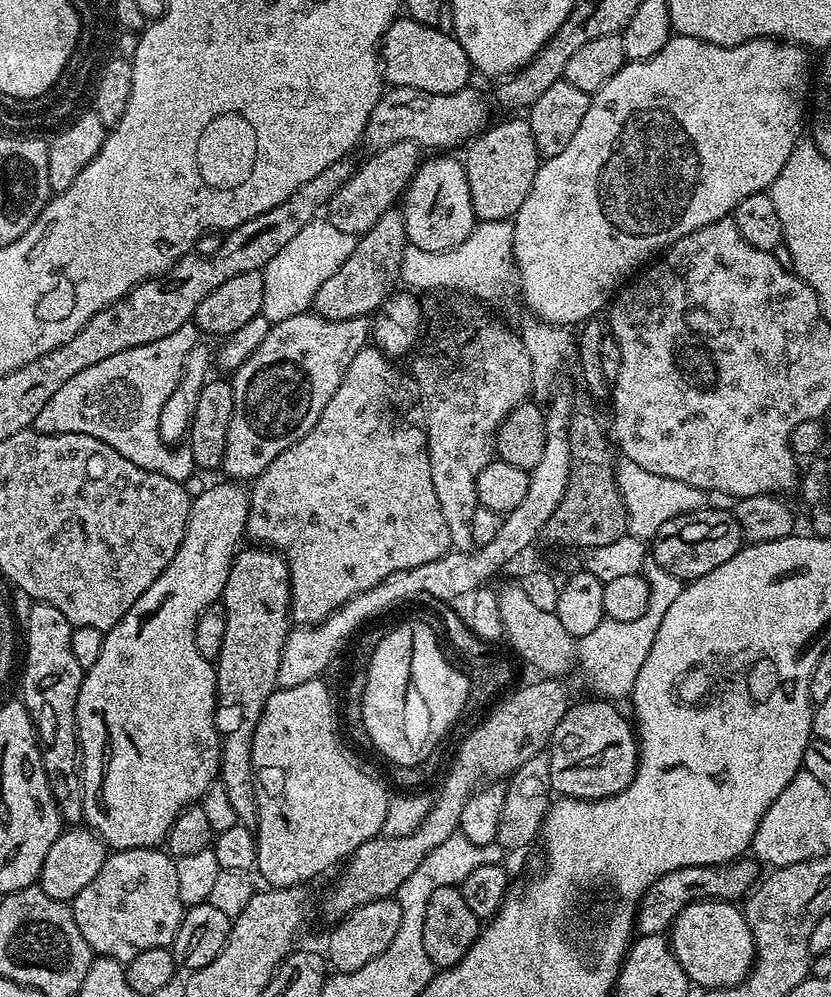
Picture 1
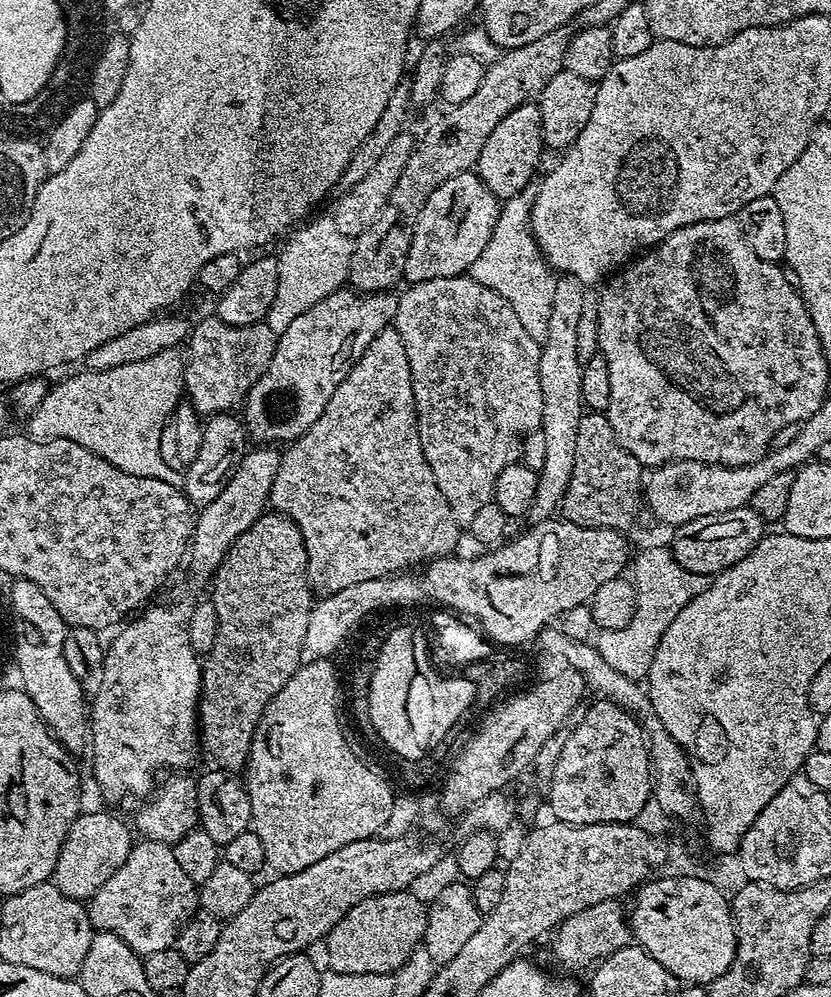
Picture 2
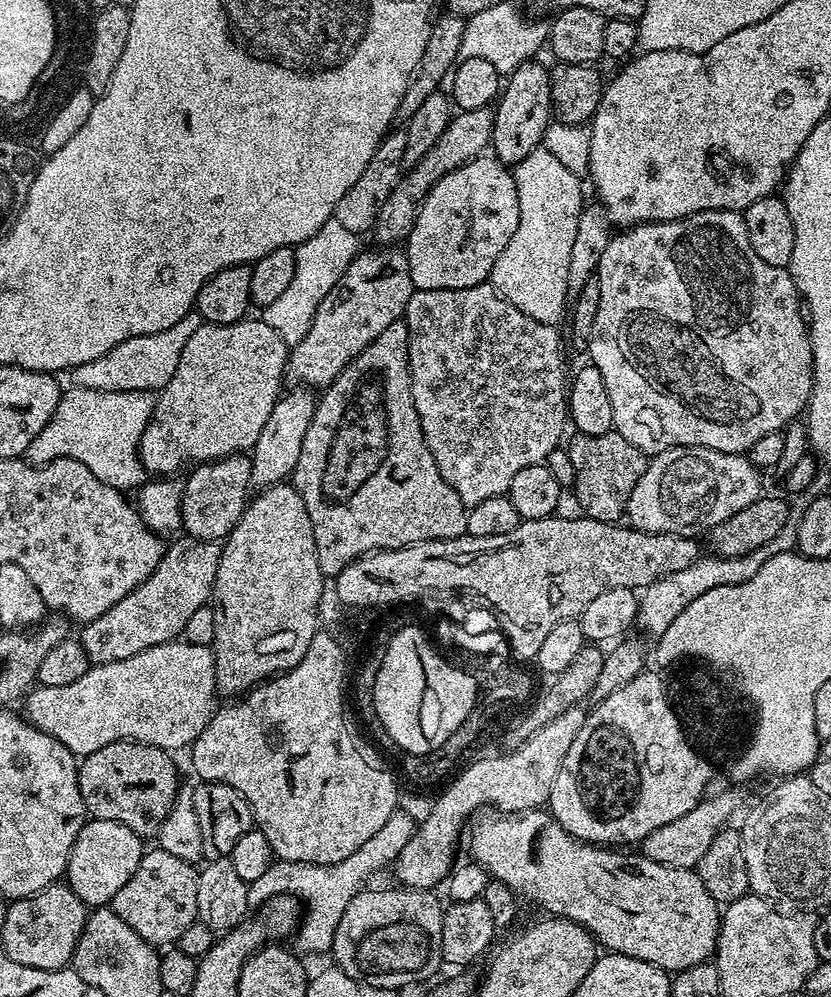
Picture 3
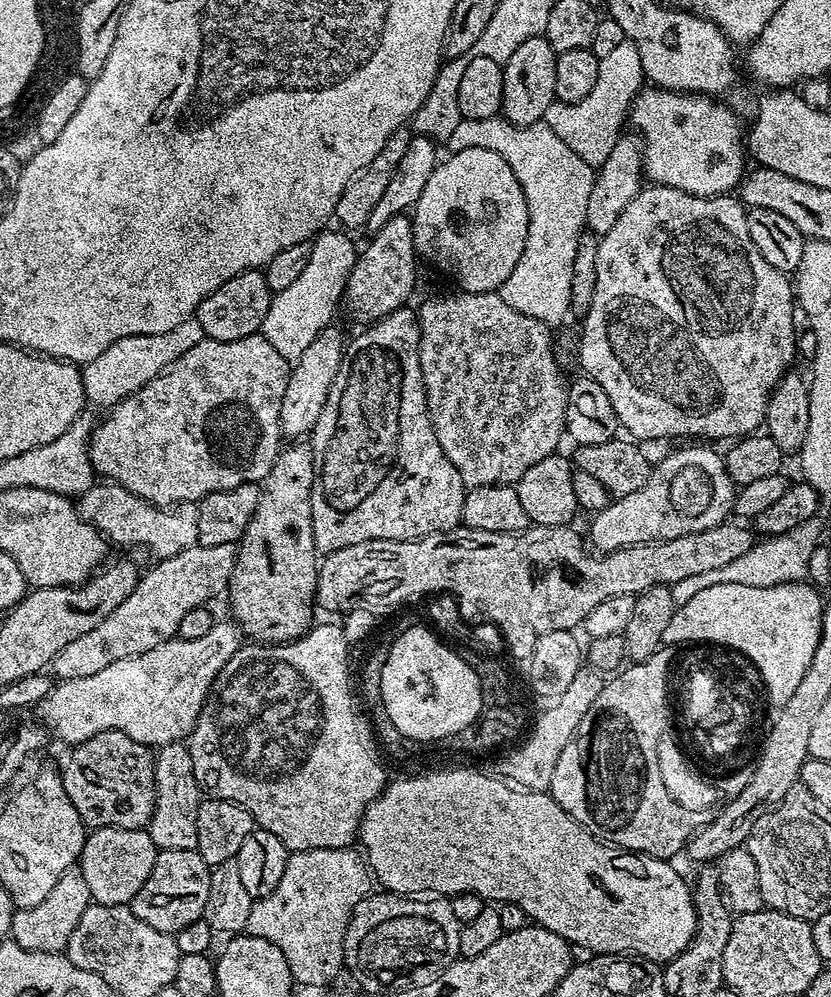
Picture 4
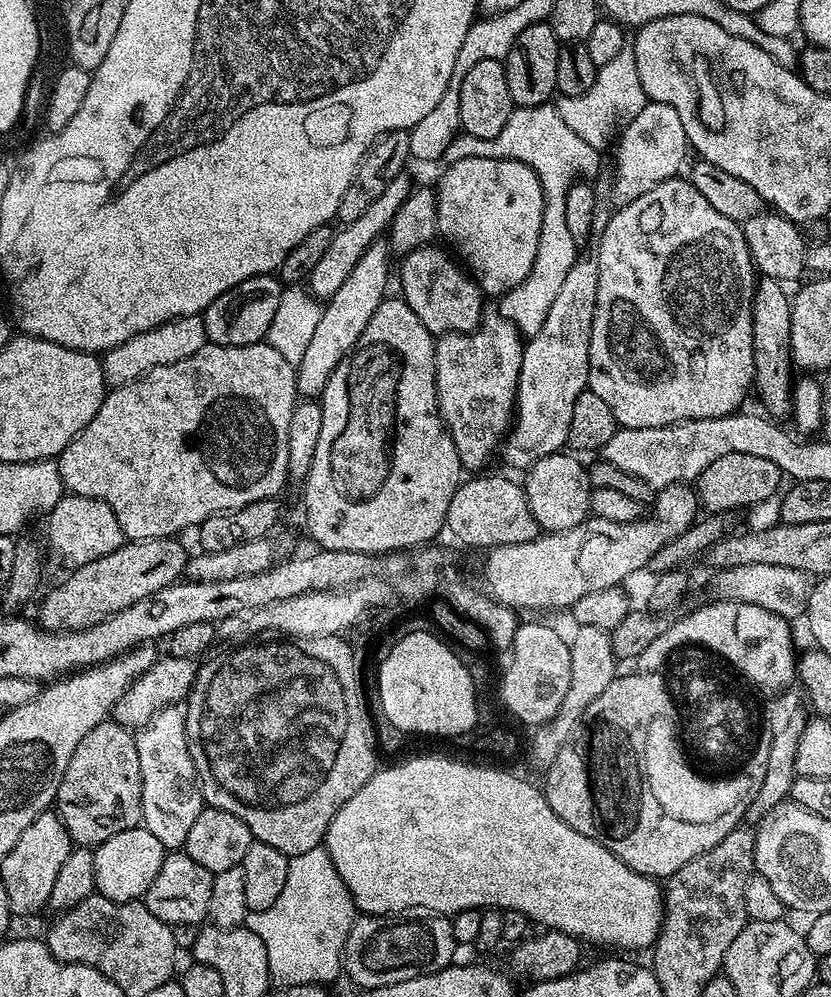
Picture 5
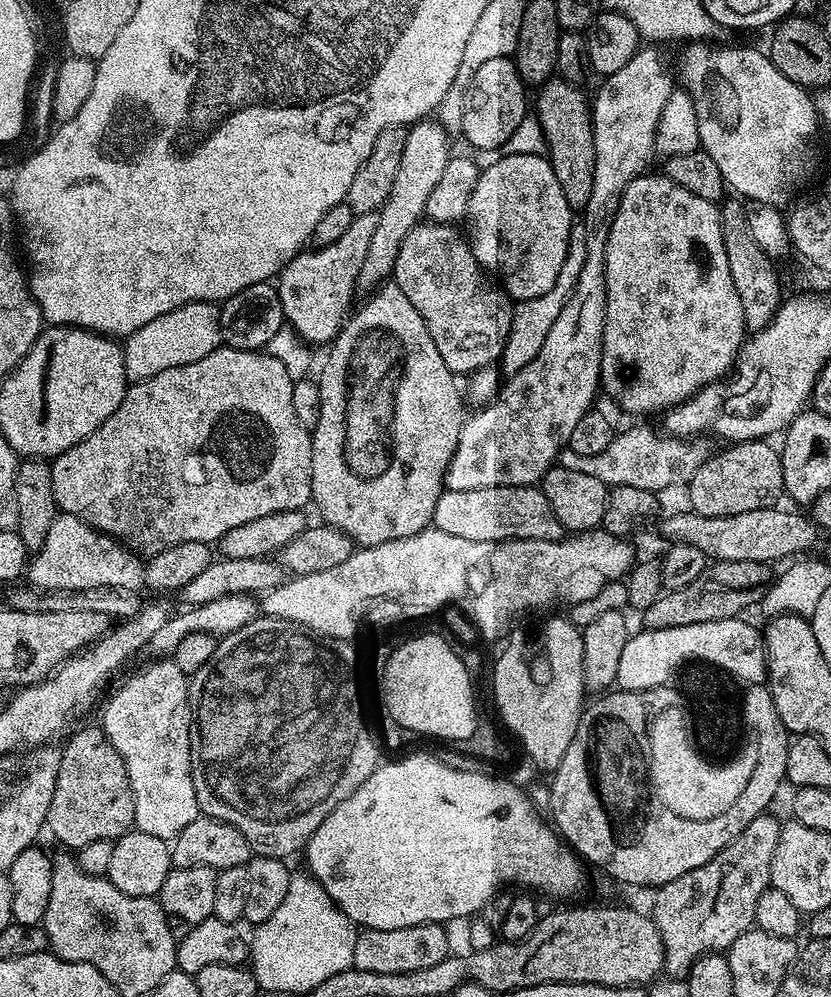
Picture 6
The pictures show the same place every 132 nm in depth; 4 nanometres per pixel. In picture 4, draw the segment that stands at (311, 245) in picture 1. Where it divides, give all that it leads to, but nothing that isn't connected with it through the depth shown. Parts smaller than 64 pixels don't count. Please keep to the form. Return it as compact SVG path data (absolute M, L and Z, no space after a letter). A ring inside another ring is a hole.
M321 231L311 241L310 259L306 262L306 267L302 269L302 275L290 286L286 286L286 290L275 293L271 297L265 320L261 323L258 331L259 335L266 338L266 342L270 342L270 346L274 346L274 350L278 350L278 354L282 354L282 358L286 358L290 362L295 362L308 349L310 342L314 342L314 338L318 338L318 334L322 334L322 330L333 323L332 315L335 314L336 308L338 312L341 307L346 282L350 278L350 270L354 270L354 262L358 255L358 244L356 248L355 242L348 237L351 235L347 231L328 231Z

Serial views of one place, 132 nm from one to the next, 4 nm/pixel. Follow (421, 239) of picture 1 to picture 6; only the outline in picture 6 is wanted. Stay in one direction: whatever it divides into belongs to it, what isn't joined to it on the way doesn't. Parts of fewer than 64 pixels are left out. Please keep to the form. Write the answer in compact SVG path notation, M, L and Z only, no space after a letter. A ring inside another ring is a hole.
M513 152L501 155L494 166L481 171L478 182L474 186L474 194L470 194L467 239L472 246L476 260L485 272L498 278L505 292L513 301L519 302L538 298L538 294L546 294L554 282L558 282L558 274L562 270L562 262L566 260L570 234L574 227L574 209L566 202L566 194L562 194L562 186L550 162L535 152Z

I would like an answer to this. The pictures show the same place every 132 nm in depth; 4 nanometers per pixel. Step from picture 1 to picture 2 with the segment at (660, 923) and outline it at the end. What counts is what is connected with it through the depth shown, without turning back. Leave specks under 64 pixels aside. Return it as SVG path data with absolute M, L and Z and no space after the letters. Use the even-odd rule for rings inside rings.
M619 899L603 900L586 910L578 910L554 929L552 956L565 968L565 973L576 974L579 968L591 969L597 962L605 960L610 954L629 947L633 943L632 926L629 913Z

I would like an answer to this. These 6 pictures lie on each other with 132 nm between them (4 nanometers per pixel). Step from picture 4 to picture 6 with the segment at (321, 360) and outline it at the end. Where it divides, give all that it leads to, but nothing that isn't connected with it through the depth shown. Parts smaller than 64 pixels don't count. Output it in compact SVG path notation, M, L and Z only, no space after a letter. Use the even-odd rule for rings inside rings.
M435 118L416 121L408 128L406 146L398 158L398 170L394 173L394 182L390 186L390 195L376 213L378 226L374 226L374 235L366 250L366 258L362 268L358 270L357 289L375 290L391 277L394 262L398 262L398 250L402 241L414 226L425 219L426 201L430 198L430 190L442 178L442 170L446 170L446 162L450 155L448 149L450 137L448 132Z

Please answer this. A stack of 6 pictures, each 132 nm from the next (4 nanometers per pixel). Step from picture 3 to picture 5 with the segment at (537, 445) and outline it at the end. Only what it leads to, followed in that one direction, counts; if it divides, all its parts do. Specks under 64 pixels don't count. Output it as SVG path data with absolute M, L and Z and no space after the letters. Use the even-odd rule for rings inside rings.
M492 310L485 315L484 319L480 321L480 324L476 329L473 330L473 332L446 332L443 333L439 337L439 339L436 340L436 353L434 354L434 374L436 375L436 401L438 402L438 406L440 407L440 416L444 419L444 424L448 427L448 433L450 434L450 438L454 438L454 446L458 450L458 458L460 459L461 465L465 469L468 468L476 468L472 470L480 470L483 468L480 468L483 466L484 463L487 462L488 459L491 458L492 455L497 455L498 449L501 447L502 441L505 439L506 433L509 428L512 426L512 422L514 419L514 413L516 410L516 387L518 386L518 374L522 370L522 354L524 353L524 345L526 343L525 337L520 335L520 331L516 329L514 326L514 322L510 322L508 319L506 319L505 316L501 316L499 311Z

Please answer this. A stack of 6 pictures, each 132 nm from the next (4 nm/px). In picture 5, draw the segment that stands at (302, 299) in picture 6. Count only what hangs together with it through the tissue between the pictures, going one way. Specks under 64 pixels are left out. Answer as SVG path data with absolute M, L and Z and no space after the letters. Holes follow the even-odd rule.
M407 171L398 173L394 182L390 182L390 186L386 186L386 190L382 190L379 198L364 213L358 218L354 218L354 222L343 225L339 229L341 232L337 231L333 235L326 255L318 261L318 266L314 266L314 270L308 275L306 281L307 291L311 292L313 296L317 298L332 296L334 290L338 290L338 286L342 286L342 282L346 282L350 270L354 270L354 265L358 263L358 258L362 258L362 254L366 254L366 246L370 246L375 240L381 239L392 227L394 214L398 214L402 202L406 202L406 198L414 187L414 181L408 175Z

